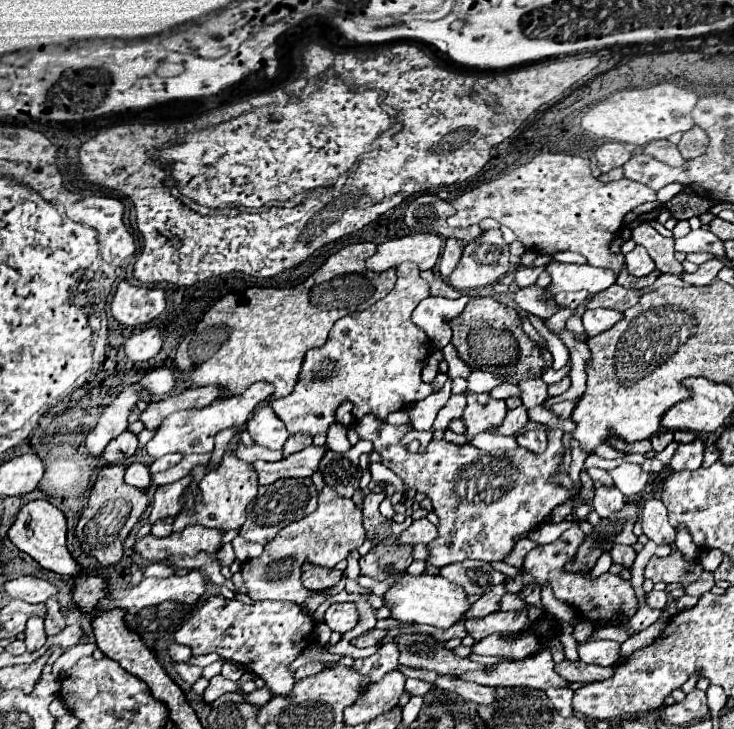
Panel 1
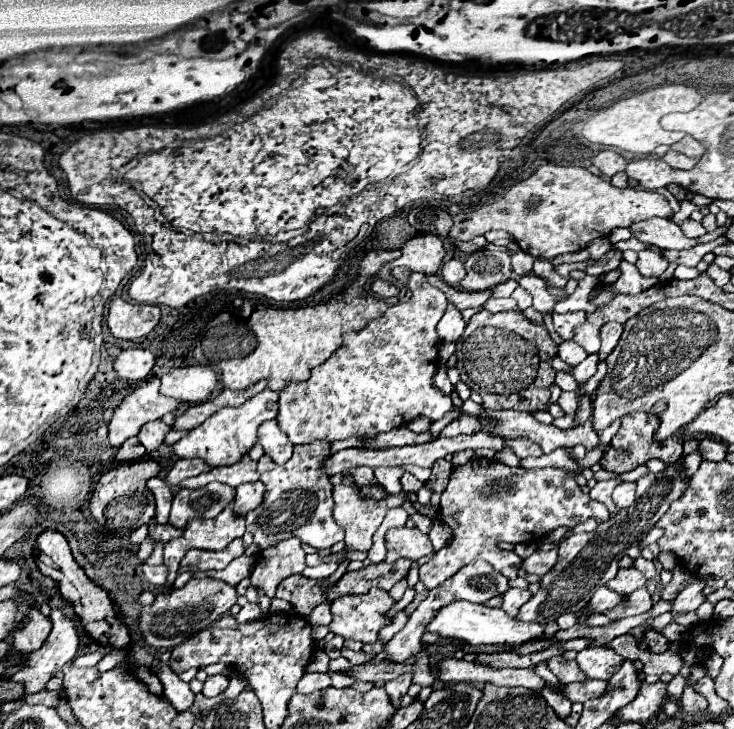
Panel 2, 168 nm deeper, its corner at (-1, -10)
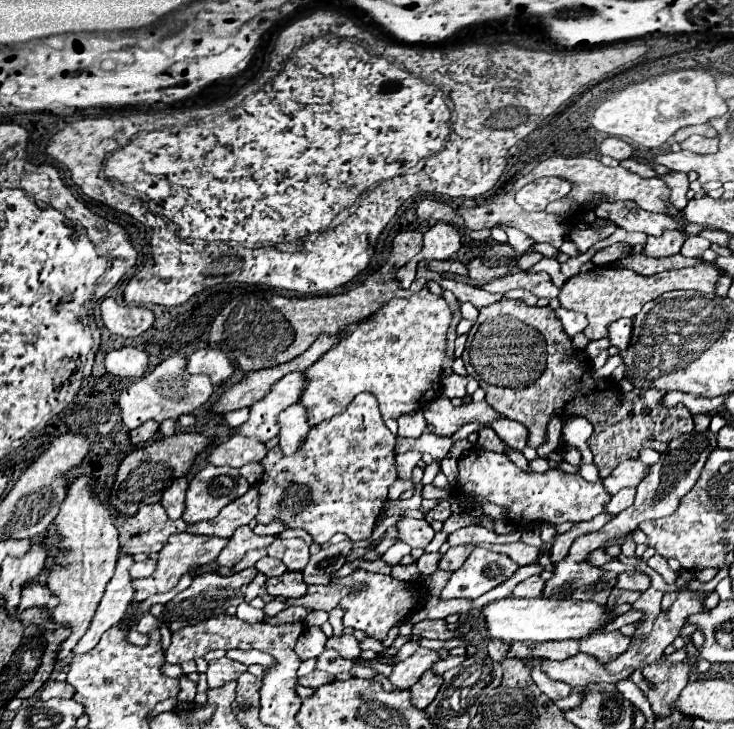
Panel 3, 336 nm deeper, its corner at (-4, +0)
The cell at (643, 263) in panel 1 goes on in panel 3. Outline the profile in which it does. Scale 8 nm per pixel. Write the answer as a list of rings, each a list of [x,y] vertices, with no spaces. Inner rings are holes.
[[[680,223],[678,229],[670,229],[670,231],[662,233],[660,237],[648,237],[648,243],[644,245],[644,253],[648,257],[676,255],[676,253],[680,253],[684,239],[686,239],[684,223]]]

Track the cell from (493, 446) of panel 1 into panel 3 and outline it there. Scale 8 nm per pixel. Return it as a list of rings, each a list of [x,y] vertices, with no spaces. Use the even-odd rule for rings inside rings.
[[[632,487],[618,491],[616,495],[612,495],[612,499],[608,501],[604,511],[610,515],[618,515],[620,511],[624,511],[626,507],[630,507],[634,503],[634,495],[636,495],[636,489],[632,489]]]

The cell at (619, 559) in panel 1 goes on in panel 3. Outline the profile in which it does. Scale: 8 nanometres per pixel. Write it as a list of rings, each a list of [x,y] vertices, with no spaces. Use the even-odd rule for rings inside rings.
[[[626,571],[622,575],[618,575],[618,589],[630,589],[630,591],[646,591],[650,587],[650,579],[644,573],[636,573],[636,571]]]

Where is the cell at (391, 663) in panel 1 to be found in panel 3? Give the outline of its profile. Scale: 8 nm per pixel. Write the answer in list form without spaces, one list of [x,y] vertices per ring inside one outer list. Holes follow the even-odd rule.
[[[474,549],[468,557],[468,561],[450,577],[448,585],[444,587],[440,599],[452,599],[452,597],[466,597],[476,599],[484,595],[486,591],[494,589],[512,573],[518,569],[518,565],[500,553],[494,553],[490,549]]]

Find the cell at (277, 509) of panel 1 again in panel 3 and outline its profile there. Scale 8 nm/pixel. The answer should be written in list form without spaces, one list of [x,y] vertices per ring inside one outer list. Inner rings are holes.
[[[360,393],[342,415],[312,427],[306,441],[294,455],[284,455],[280,447],[268,451],[268,455],[262,459],[264,475],[258,483],[260,511],[256,521],[270,523],[272,519],[280,519],[290,529],[308,531],[320,545],[328,543],[336,533],[344,533],[352,541],[368,539],[384,507],[384,501],[388,499],[388,487],[398,479],[394,465],[394,445],[396,437],[382,421],[376,397],[370,393]]]

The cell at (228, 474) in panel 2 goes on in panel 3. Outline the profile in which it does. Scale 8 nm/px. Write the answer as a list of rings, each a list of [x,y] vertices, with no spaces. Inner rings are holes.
[[[248,463],[240,469],[240,475],[246,477],[246,481],[250,481],[250,485],[256,485],[262,477],[262,465],[260,463]]]

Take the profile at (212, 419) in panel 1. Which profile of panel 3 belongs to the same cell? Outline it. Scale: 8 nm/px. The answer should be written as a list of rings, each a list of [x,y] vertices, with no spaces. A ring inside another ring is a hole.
[[[290,373],[282,377],[282,381],[278,381],[262,401],[250,407],[250,419],[238,427],[238,433],[246,437],[258,437],[264,443],[276,437],[278,413],[298,403],[298,397],[302,397],[302,385],[306,385],[306,377],[302,377],[302,373]]]

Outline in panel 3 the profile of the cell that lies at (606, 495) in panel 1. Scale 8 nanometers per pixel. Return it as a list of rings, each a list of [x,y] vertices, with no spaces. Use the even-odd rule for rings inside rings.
[[[640,459],[634,461],[622,461],[602,483],[610,495],[616,495],[624,487],[638,487],[642,477],[646,477],[648,465],[644,465]]]

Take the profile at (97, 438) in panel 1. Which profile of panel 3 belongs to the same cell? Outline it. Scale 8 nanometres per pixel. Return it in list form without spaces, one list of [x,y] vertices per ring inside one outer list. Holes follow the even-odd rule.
[[[170,357],[162,361],[152,373],[144,375],[140,381],[132,383],[128,389],[122,391],[120,395],[120,411],[122,411],[122,423],[128,429],[136,429],[148,419],[154,419],[158,423],[172,419],[178,421],[182,415],[194,413],[200,409],[210,395],[214,393],[214,387],[210,383],[210,377],[200,375],[190,375],[186,373],[186,357]]]

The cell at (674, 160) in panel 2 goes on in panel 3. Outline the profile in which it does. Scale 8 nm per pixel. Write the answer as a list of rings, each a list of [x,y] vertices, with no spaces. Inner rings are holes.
[[[692,135],[682,143],[682,149],[694,151],[694,153],[716,153],[718,151],[718,137],[708,139],[702,135]]]

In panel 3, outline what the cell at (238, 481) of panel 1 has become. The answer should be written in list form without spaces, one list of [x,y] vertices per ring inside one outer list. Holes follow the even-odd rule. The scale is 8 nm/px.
[[[180,533],[180,535],[172,535],[166,545],[162,547],[162,551],[158,553],[158,565],[156,571],[150,577],[144,579],[134,579],[132,587],[134,587],[134,597],[132,603],[140,603],[146,597],[154,595],[154,593],[166,593],[170,589],[176,587],[176,583],[180,581],[180,577],[200,565],[206,565],[210,561],[214,561],[218,557],[218,553],[224,549],[224,545],[228,543],[228,539],[220,539],[220,537],[208,537],[208,535],[190,535],[190,533]]]

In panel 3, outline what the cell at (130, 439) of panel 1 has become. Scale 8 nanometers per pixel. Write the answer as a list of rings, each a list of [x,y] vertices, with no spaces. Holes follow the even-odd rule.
[[[146,421],[142,427],[132,429],[132,431],[130,431],[130,439],[132,439],[132,443],[134,443],[134,445],[140,445],[140,443],[150,441],[150,439],[156,435],[158,427],[160,427],[160,425],[158,425],[156,421]]]

